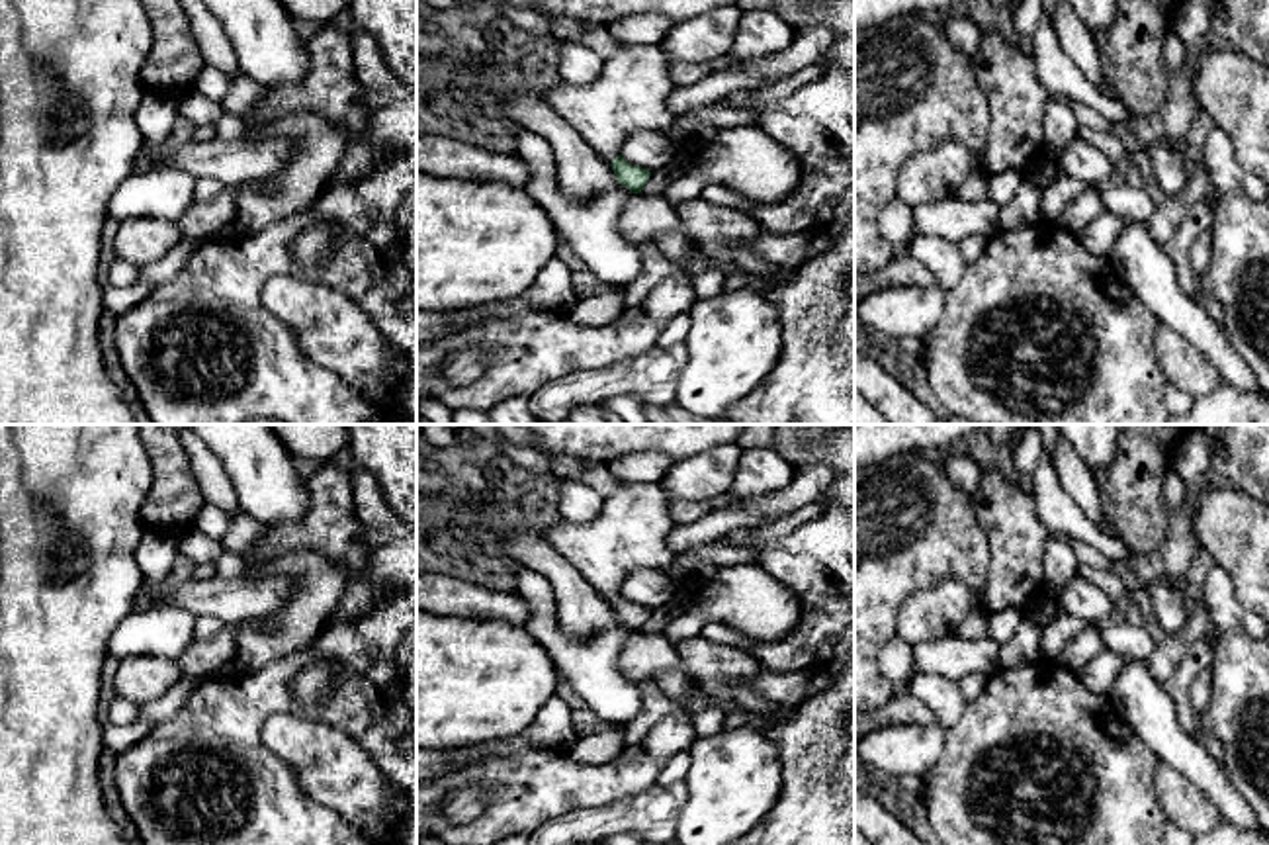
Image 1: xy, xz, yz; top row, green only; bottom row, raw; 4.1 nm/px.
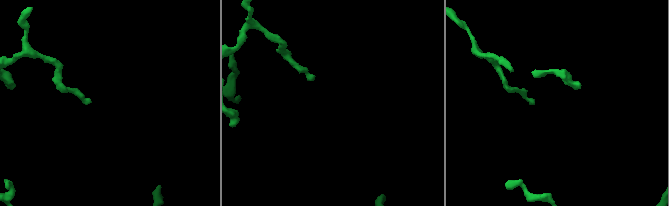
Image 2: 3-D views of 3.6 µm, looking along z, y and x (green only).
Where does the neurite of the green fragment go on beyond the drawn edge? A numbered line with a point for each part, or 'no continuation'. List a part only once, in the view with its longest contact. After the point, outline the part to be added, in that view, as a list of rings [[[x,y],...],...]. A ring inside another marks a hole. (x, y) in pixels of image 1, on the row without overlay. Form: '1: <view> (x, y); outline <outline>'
no continuation

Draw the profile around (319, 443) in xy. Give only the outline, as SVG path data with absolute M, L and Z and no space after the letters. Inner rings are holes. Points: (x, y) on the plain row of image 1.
M274 424L274 428L297 464L303 460L327 464L350 442L348 424Z

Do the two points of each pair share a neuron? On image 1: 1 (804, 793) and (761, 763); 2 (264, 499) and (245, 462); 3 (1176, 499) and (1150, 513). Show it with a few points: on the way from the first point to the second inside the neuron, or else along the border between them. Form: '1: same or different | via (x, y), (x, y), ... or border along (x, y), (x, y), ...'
1: different | border along (783, 787), (775, 806), (755, 824)
2: same | via (264, 489), (264, 484), (253, 472)
3: different | border along (1170, 466), (1162, 488), (1162, 503), (1168, 513)

